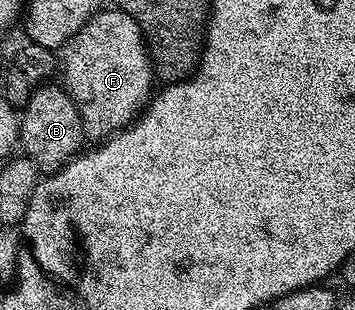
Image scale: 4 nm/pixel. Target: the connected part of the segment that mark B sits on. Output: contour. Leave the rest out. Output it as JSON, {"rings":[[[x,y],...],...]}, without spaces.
{"rings":[[[46,82],[34,88],[23,105],[23,115],[20,117],[20,147],[24,155],[34,160],[41,170],[56,170],[63,167],[83,148],[79,110],[73,105],[68,91],[60,83],[53,83]]]}

